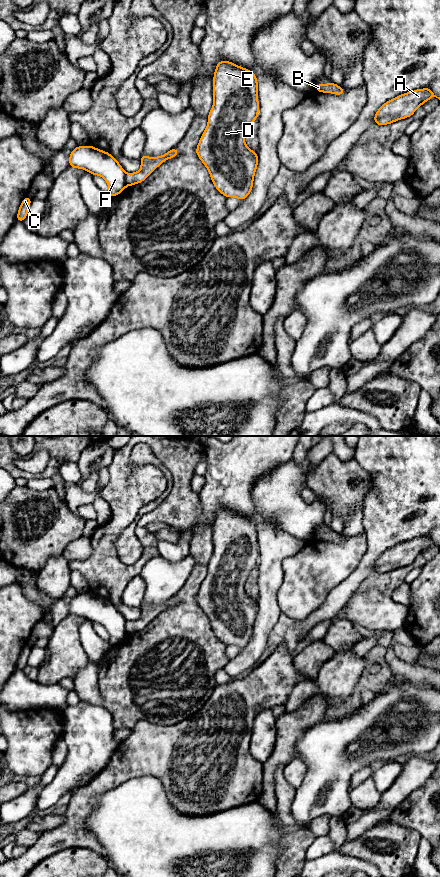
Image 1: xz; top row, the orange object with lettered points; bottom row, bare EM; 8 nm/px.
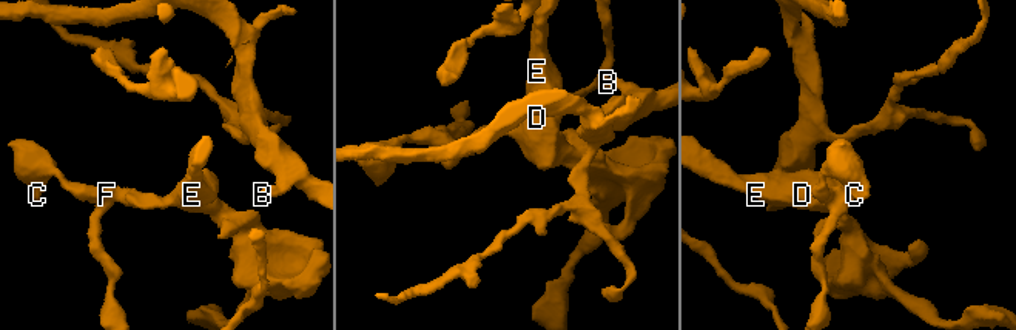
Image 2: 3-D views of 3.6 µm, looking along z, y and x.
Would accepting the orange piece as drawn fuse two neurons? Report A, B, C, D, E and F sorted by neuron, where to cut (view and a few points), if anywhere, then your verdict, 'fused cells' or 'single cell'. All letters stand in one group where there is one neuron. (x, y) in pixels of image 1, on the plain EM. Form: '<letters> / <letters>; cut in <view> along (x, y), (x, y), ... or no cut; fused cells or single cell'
A B D E / C F; cut in xz along (126, 622), (125, 632); fused cells

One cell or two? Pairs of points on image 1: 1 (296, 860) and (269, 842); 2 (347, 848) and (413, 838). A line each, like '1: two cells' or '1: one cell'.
1: two cells
2: one cell

